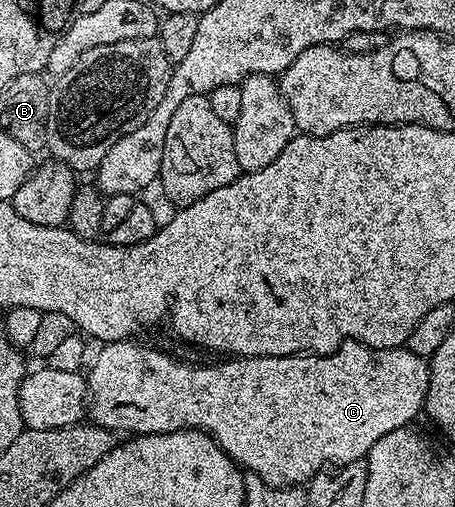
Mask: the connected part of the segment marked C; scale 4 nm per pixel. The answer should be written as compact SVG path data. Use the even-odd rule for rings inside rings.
M121 339L115 343L101 344L97 349L98 360L91 362L88 367L88 419L97 427L103 427L115 433L130 431L131 436L135 435L167 435L170 431L181 431L193 429L204 431L211 435L226 454L245 469L249 474L259 475L268 485L273 487L297 487L309 484L310 480L330 465L341 465L351 463L357 459L365 459L366 455L388 433L396 429L413 424L417 415L423 414L426 406L426 394L430 388L430 364L427 360L416 357L416 353L407 351L405 346L389 347L388 349L376 349L365 347L363 343L342 344L337 351L328 355L312 355L303 353L301 355L251 355L249 357L230 357L227 363L206 363L203 367L193 367L190 363L181 363L162 351L153 351L150 347L141 347L130 339Z

